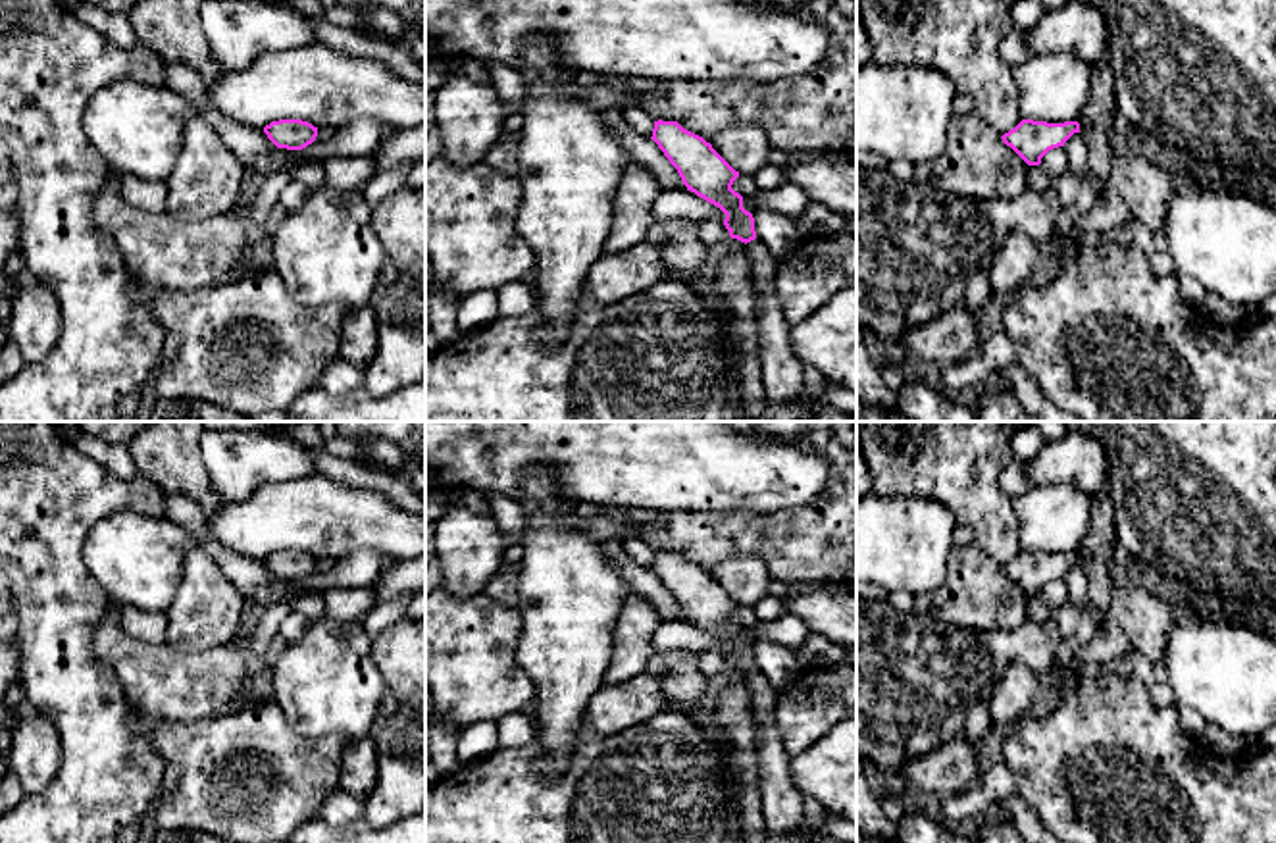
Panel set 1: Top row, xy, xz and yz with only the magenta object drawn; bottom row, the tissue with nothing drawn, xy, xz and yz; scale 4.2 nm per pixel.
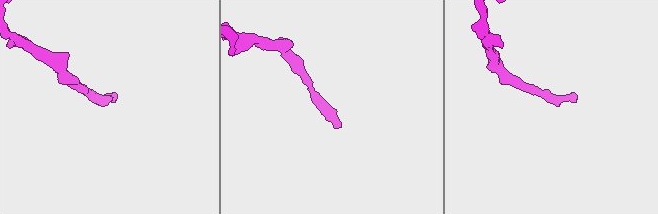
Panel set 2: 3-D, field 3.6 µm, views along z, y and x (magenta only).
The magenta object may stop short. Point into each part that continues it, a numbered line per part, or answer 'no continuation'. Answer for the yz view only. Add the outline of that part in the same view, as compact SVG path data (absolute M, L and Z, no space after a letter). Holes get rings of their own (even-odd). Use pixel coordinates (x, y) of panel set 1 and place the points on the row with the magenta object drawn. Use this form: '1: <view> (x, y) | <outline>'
no continuation

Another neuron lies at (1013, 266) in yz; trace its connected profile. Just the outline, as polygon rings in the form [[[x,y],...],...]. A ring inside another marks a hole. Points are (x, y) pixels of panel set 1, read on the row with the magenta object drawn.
[[[1022,231],[1012,233],[989,268],[993,298],[1007,302],[1016,294],[1032,277],[1037,254],[1039,248]]]

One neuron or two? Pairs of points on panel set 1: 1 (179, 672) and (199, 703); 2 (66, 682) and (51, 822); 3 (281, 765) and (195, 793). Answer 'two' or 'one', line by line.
1: one
2: one
3: one

